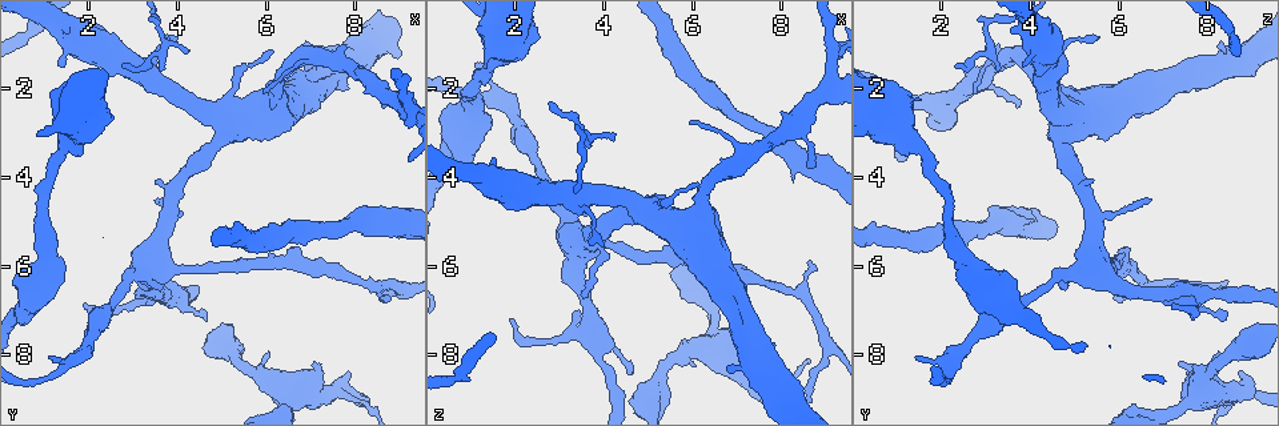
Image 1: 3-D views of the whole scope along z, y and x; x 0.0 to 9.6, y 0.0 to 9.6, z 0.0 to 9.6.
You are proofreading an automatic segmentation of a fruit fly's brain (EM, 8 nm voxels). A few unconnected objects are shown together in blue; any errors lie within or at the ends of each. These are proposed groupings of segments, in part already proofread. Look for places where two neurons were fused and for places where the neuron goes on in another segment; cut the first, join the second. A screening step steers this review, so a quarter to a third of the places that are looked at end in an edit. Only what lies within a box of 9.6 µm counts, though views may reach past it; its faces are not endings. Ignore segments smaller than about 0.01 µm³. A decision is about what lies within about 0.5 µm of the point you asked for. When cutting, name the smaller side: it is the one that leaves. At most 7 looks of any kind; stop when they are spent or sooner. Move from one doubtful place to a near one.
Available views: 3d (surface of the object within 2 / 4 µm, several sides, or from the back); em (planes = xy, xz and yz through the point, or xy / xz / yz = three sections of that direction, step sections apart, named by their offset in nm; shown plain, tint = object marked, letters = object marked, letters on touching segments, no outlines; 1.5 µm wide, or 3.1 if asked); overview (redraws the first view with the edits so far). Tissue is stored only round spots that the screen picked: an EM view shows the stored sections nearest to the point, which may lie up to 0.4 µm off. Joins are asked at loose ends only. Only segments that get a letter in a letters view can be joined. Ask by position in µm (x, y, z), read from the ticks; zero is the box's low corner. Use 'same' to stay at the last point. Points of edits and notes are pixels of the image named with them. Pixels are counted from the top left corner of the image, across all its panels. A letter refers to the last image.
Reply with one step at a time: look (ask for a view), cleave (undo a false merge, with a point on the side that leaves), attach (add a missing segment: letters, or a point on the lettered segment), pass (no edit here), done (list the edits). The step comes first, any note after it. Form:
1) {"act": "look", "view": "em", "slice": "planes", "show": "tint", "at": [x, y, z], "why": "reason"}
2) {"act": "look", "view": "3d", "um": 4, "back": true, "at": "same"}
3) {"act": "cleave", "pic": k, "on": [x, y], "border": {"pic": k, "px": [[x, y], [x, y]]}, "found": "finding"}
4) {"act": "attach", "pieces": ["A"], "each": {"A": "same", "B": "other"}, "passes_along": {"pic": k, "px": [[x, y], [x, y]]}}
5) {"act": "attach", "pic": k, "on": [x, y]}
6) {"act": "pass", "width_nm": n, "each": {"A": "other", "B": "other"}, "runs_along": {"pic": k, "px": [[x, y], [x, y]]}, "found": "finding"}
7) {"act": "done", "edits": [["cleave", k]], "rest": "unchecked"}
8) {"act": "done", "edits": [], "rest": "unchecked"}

{"act": "look", "view": "em", "slice": "xy", "step": 8, "show": "letters", "at": [8.70, 2.35, 3.60], "why": "branch stops here"}

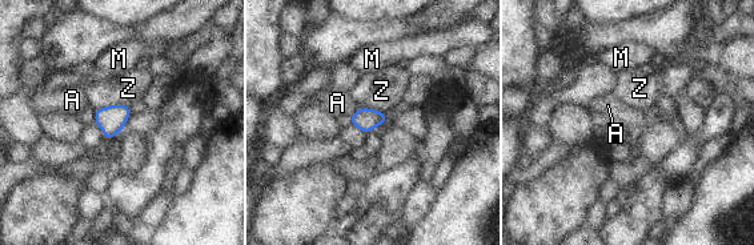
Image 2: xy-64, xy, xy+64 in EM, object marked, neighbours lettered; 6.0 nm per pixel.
{"act": "pass", "width_nm": 170, "each": {"A": "other", "M": "other", "Z": "other"}, "border": {"pic": 2, "px": [[128, 105], [108, 104], [95, 111]]}, "found": "none of them fits"}

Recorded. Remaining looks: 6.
{"act": "look", "view": "em", "slice": "planes", "show": "letters", "at": [8.65, 6.70, 5.90], "why": "free end"}

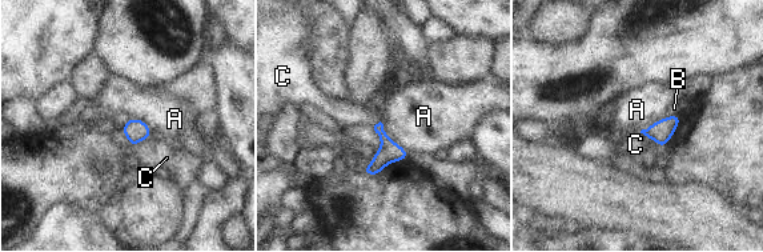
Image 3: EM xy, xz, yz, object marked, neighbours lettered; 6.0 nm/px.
{"act": "pass", "width_nm": 120, "each": {"A": "other", "B": "other", "C": "other"}, "found": "none of them fits"}

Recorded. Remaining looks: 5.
{"act": "look", "view": "em", "slice": "xy", "step": 4, "show": "letters", "at": [6.05, 7.95, 8.25], "why": "thick end"}

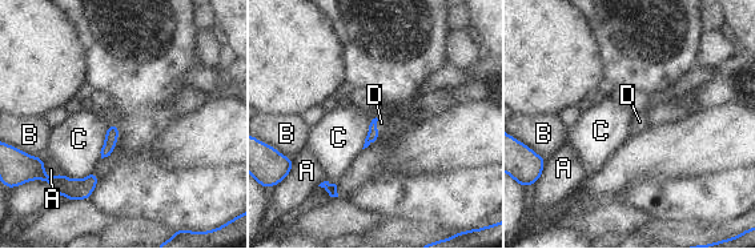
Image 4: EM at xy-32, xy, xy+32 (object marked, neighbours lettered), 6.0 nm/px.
{"act": "look", "view": "em", "slice": "planes", "show": "letters", "at": "same", "why": "another direction"}

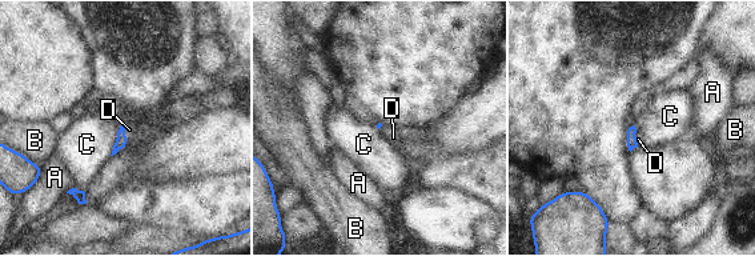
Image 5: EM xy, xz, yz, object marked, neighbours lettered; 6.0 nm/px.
{"act": "attach", "pieces": ["D"], "each": {"A": "other", "B": "other", "C": "other", "D": "same"}, "passes_along": {"pic": 5, "px": [[121, 140], [124, 134], [129, 130]]}, "found": "it goes on there"}

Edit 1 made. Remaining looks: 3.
{"act": "done", "edits": [["attach", 5]], "rest": "unchecked"}

